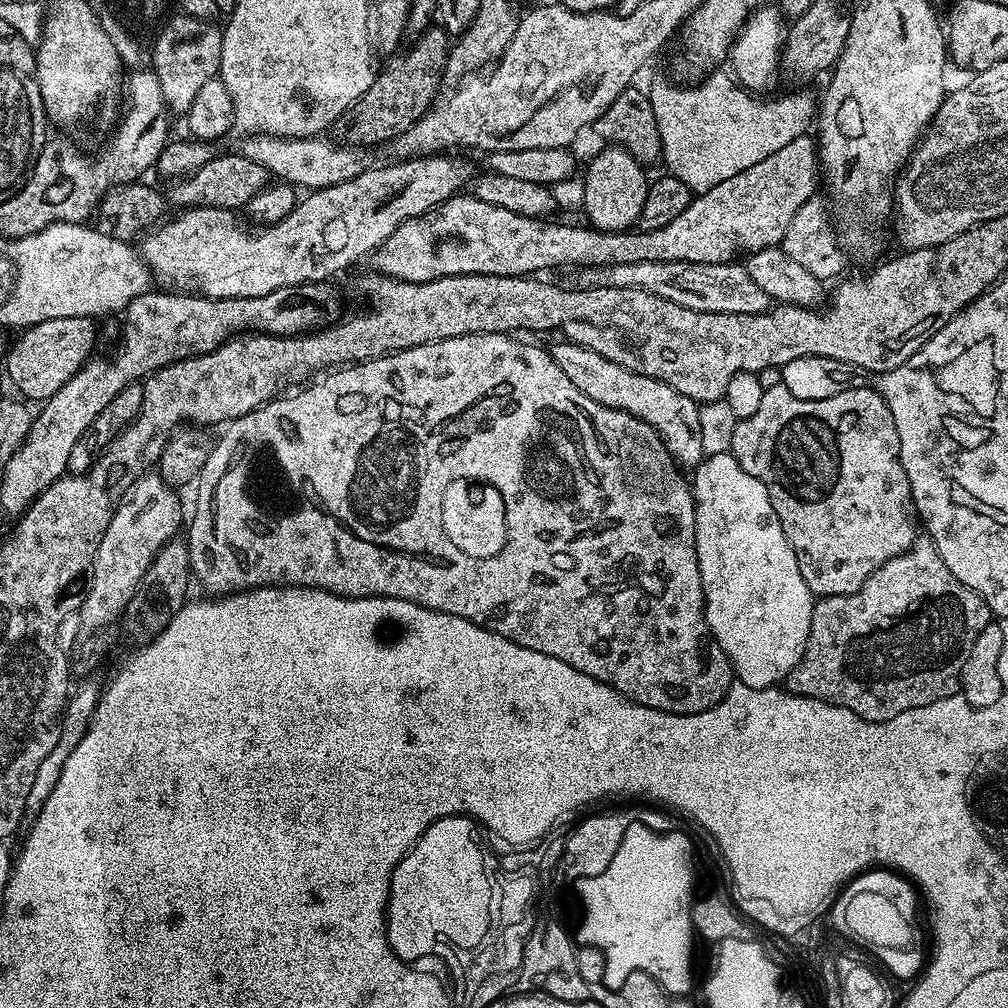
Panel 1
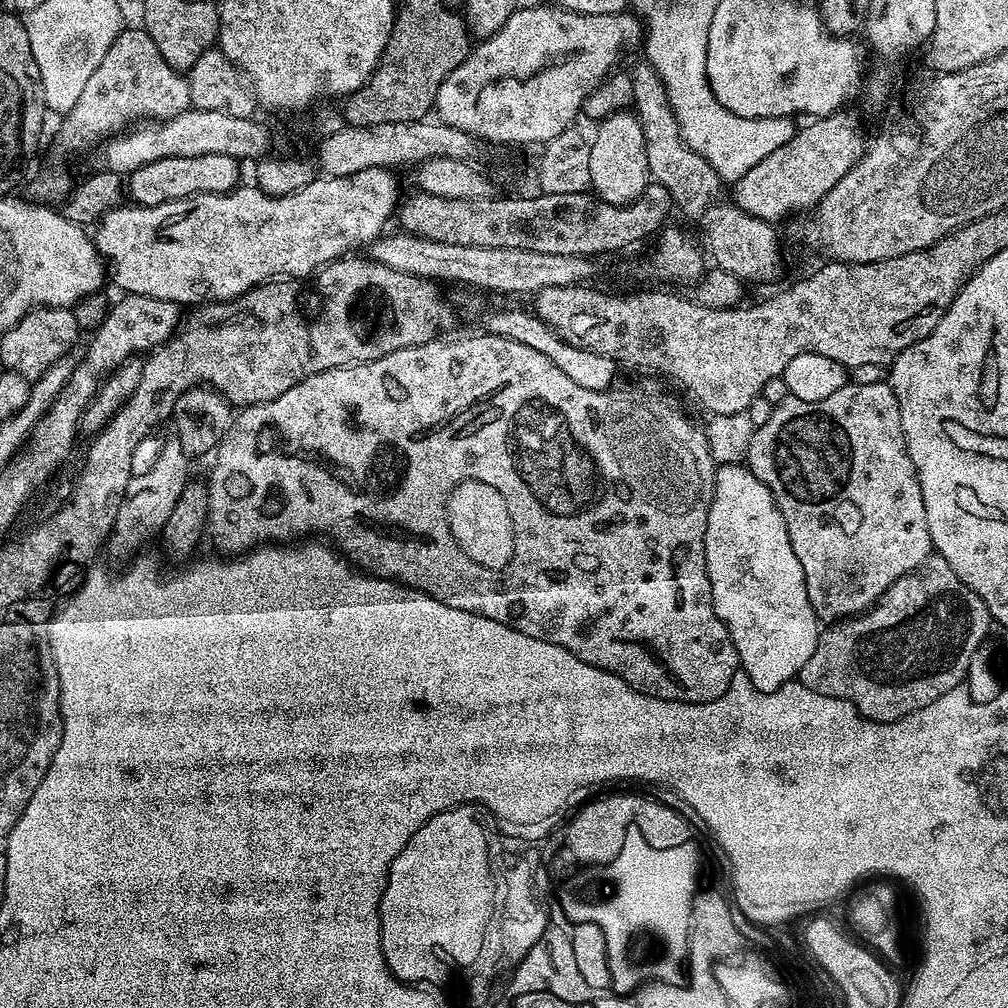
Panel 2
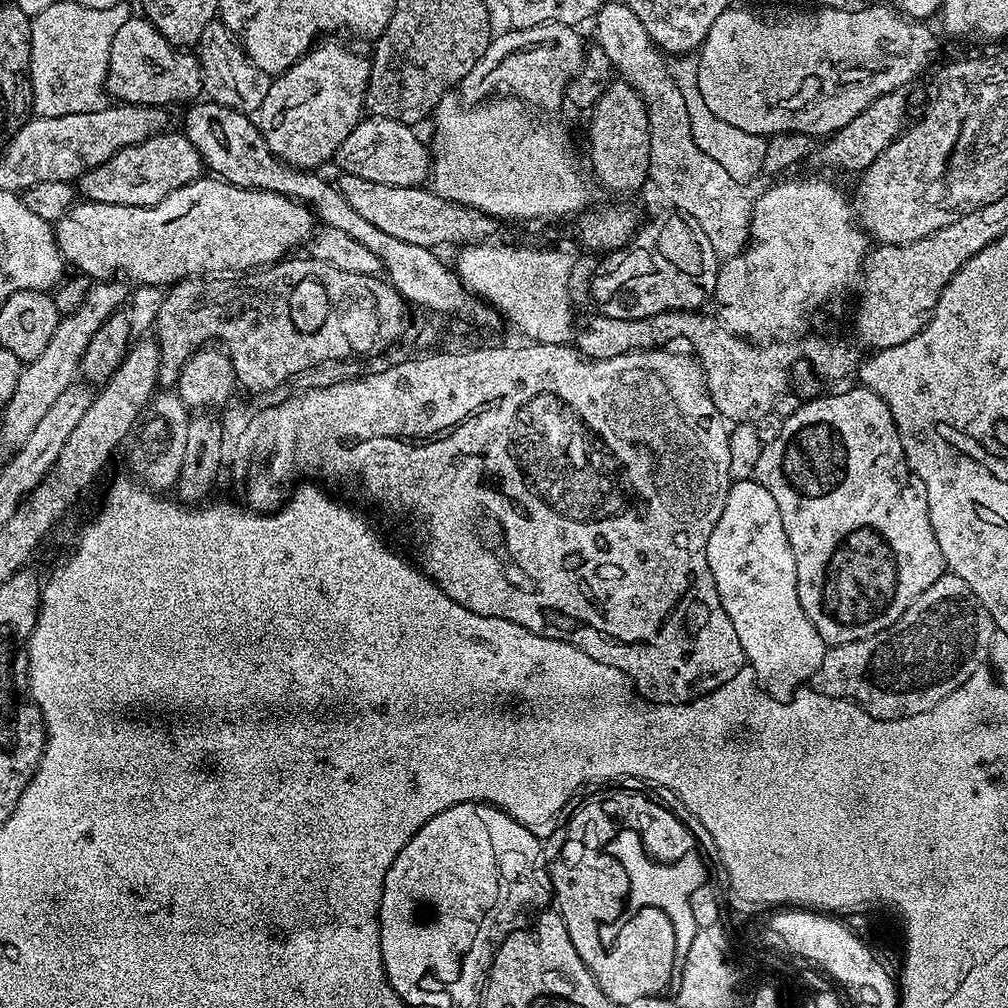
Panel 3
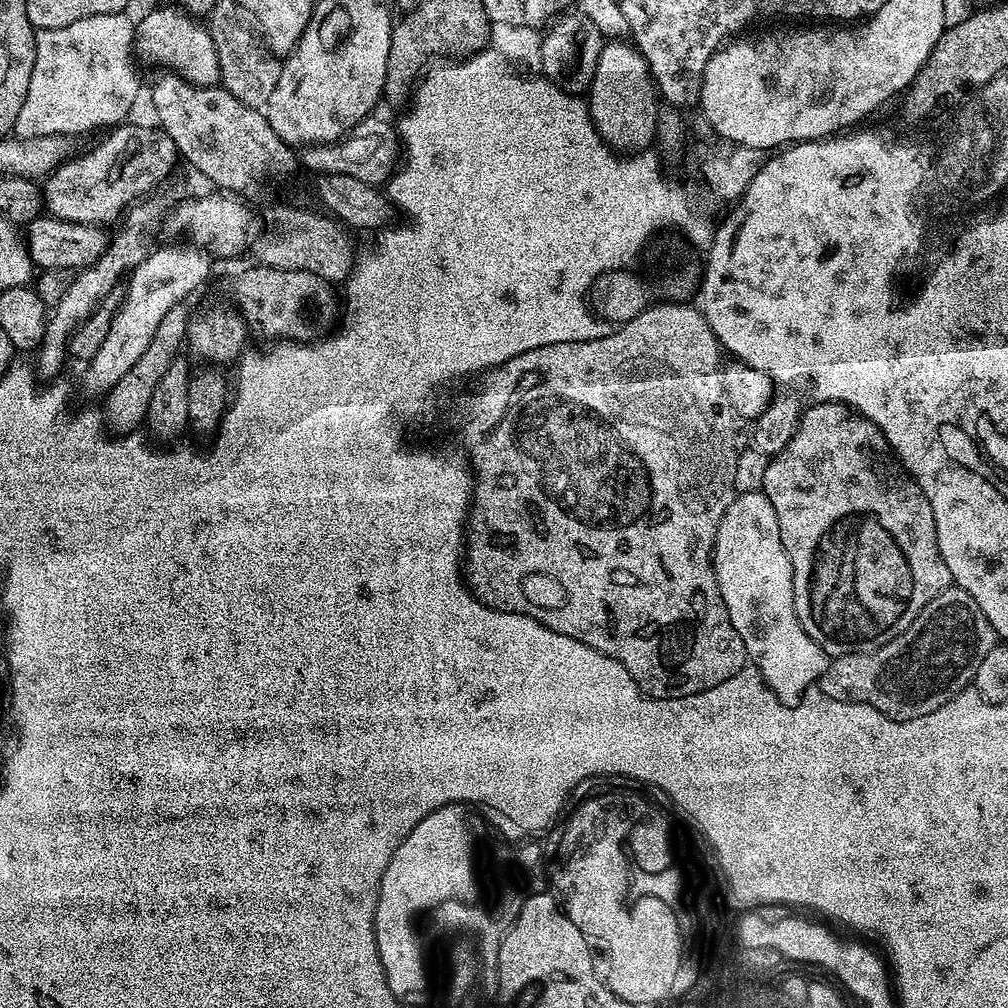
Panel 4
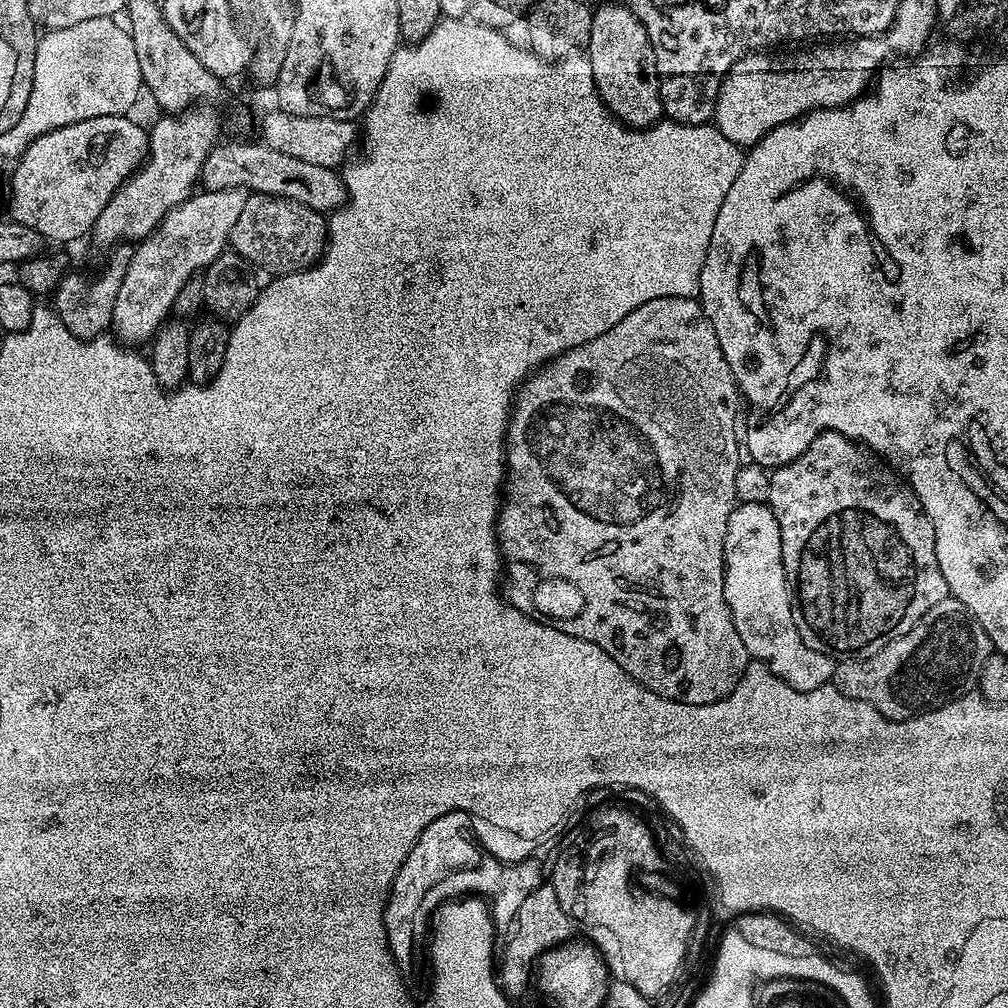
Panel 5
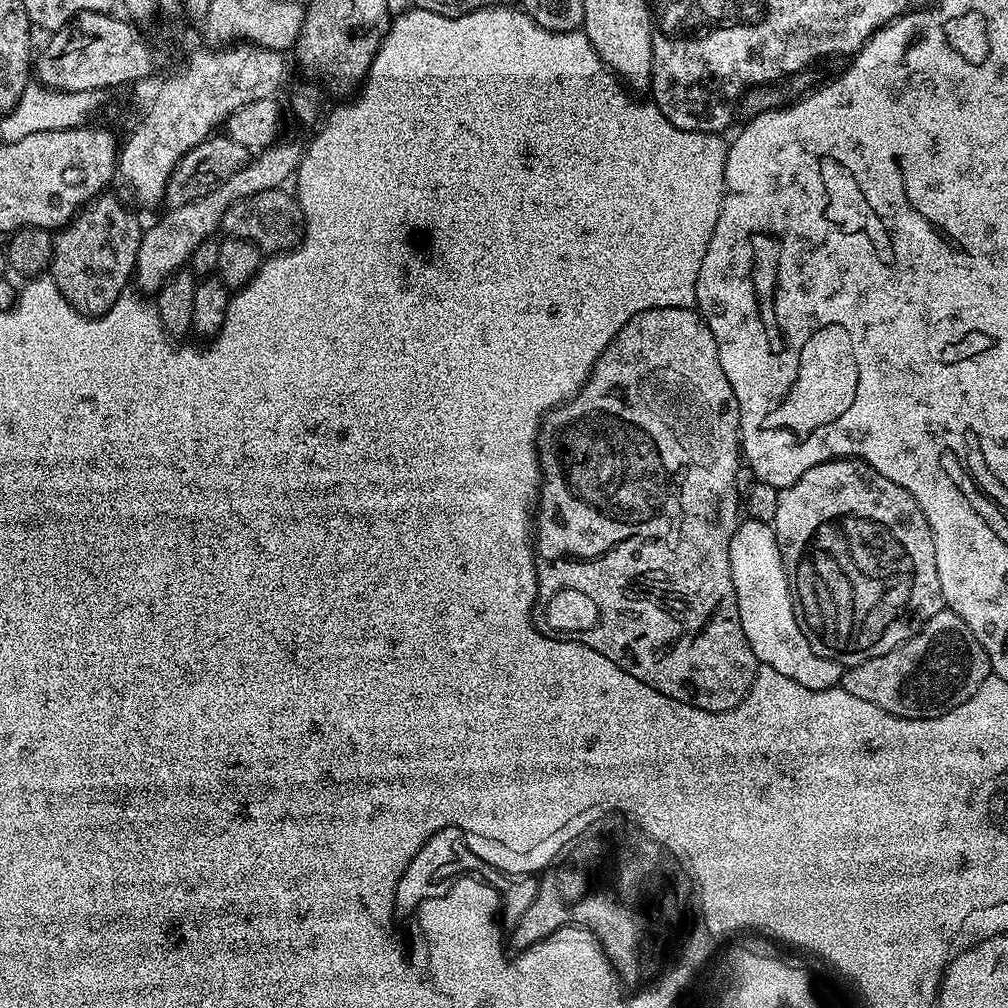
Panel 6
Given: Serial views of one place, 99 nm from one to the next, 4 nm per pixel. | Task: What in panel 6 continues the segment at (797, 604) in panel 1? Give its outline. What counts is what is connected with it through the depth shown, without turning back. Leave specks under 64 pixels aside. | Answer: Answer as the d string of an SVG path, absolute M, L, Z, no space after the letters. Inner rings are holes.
M751 518L741 519L730 542L730 566L734 592L738 598L738 618L742 622L742 634L746 634L746 642L750 642L750 650L754 650L757 661L765 668L778 670L778 674L786 674L786 678L794 678L794 682L806 686L806 690L837 687L842 680L841 664L837 660L819 656L810 646L810 642L806 642L806 634L802 634L798 626L798 618L792 605L792 588L788 584L788 575L778 550L776 531L771 523Z

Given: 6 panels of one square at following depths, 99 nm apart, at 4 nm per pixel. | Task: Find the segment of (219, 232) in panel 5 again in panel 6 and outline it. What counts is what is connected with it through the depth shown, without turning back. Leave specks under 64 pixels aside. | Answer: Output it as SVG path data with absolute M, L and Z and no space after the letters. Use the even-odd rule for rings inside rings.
M274 143L263 149L257 155L260 156L257 160L256 157L249 159L248 164L238 170L238 174L226 178L224 184L212 189L209 196L177 208L168 208L157 224L152 224L149 228L147 225L143 229L144 237L138 246L138 262L134 273L135 287L144 294L159 292L168 277L181 271L189 263L195 248L221 227L223 214L229 206L258 191L283 189L287 180L289 183L295 177L301 155L301 145Z

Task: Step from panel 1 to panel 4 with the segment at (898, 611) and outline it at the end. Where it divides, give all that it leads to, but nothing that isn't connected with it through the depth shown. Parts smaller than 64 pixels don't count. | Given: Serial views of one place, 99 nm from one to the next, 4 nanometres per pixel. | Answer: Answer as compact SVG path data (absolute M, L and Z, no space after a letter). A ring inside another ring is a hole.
M953 586L942 590L934 602L926 602L918 618L886 646L835 657L820 675L818 688L830 698L838 698L838 702L874 706L892 720L922 718L922 714L938 710L973 683L979 663L997 640L978 602L966 590Z

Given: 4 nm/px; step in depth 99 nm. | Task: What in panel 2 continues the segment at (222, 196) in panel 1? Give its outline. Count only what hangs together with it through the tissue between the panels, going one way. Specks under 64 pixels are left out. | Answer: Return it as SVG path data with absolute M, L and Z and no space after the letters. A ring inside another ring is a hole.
M202 154L201 156L174 156L158 158L156 162L146 162L138 170L134 170L126 180L126 192L132 196L137 205L149 208L165 204L178 198L197 196L209 192L222 194L230 192L241 183L241 161L230 158L226 154Z

